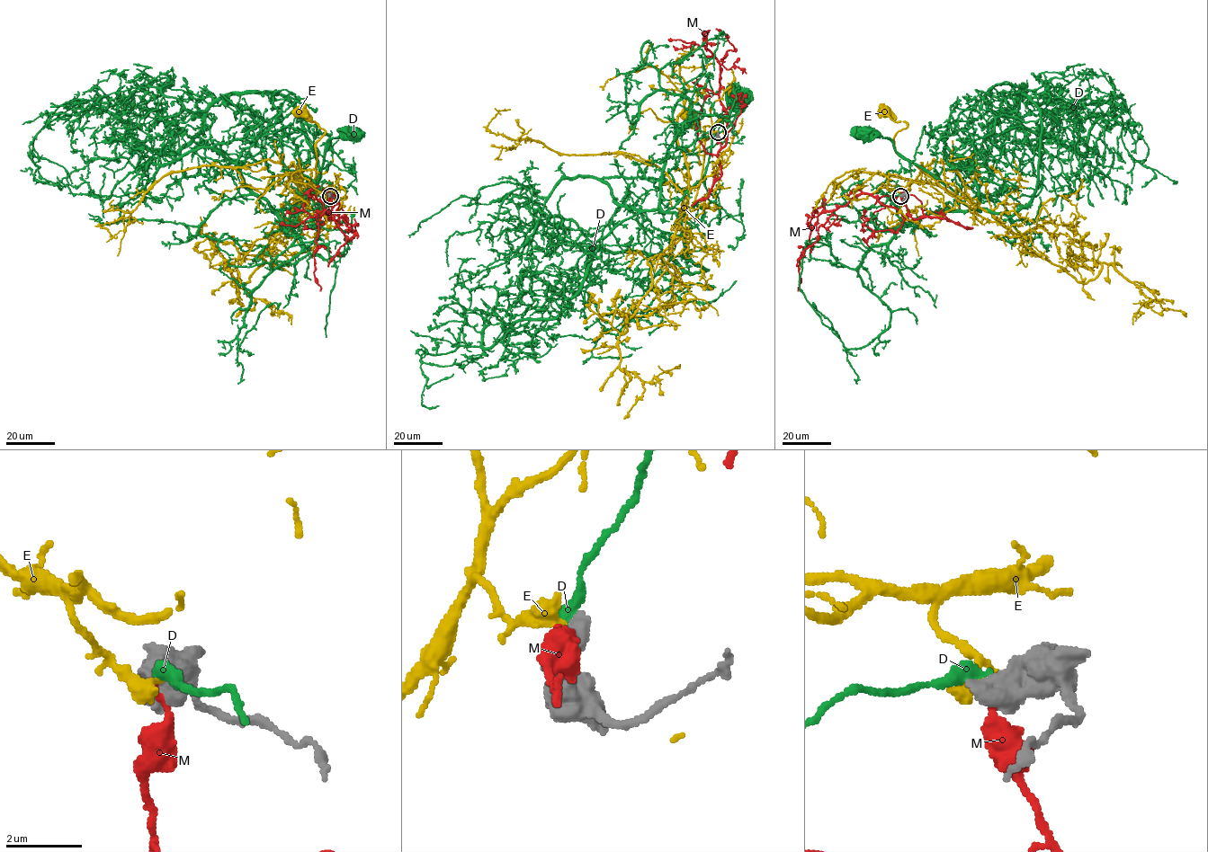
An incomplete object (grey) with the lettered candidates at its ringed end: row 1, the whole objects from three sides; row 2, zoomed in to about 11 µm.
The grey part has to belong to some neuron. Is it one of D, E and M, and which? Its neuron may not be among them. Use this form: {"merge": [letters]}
{"merge": []}

